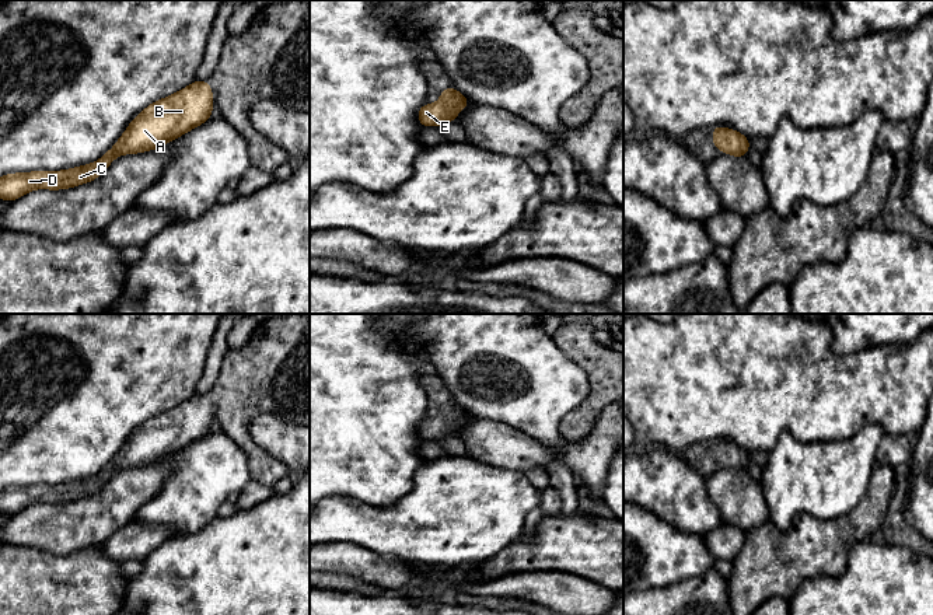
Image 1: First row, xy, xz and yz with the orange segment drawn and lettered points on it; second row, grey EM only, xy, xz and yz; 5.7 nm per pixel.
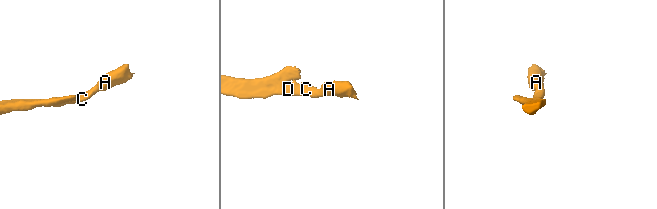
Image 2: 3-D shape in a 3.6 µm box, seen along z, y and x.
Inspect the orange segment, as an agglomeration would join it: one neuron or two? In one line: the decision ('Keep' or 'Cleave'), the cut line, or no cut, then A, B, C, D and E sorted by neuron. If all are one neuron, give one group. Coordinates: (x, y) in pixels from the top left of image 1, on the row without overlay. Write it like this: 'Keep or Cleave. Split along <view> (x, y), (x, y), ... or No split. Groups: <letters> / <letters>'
Keep. No split. Groups: A B C D E

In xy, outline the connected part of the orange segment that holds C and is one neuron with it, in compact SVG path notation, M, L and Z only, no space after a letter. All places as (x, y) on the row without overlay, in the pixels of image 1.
M193 395L170 410L150 417L127 440L115 459L98 475L71 483L7 488L0 492L0 513L15 514L34 503L67 503L91 496L122 468L150 465L210 433L213 406L209 395Z

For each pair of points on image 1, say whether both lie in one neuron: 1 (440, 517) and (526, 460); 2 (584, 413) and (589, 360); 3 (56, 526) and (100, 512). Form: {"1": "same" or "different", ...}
{"1": "different", "2": "same", "3": "same"}

